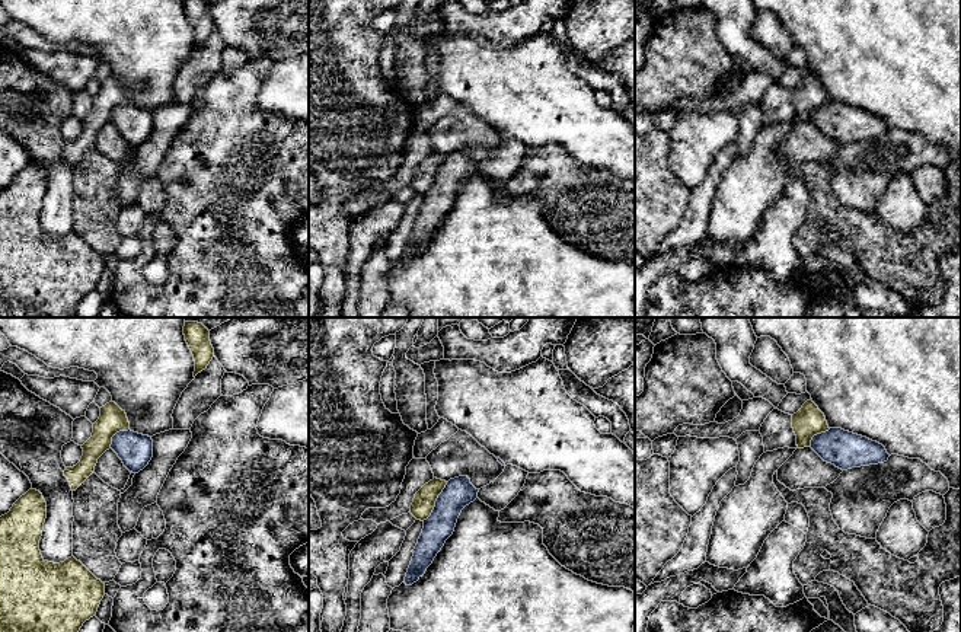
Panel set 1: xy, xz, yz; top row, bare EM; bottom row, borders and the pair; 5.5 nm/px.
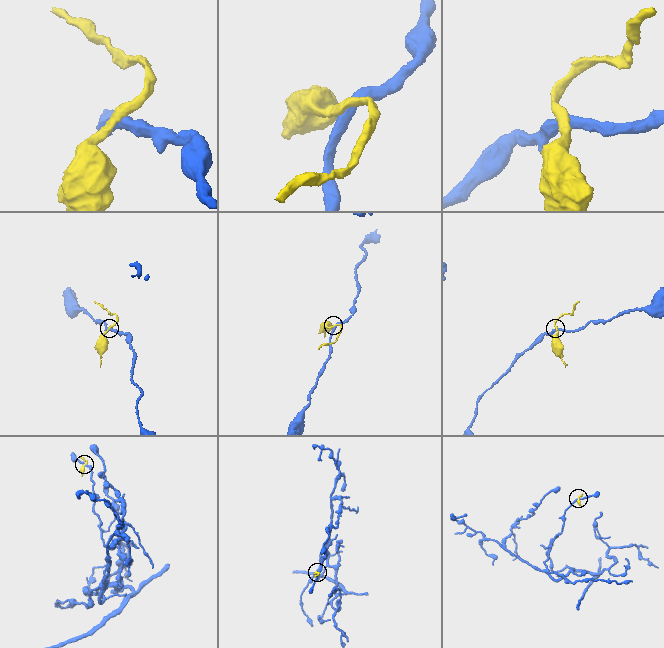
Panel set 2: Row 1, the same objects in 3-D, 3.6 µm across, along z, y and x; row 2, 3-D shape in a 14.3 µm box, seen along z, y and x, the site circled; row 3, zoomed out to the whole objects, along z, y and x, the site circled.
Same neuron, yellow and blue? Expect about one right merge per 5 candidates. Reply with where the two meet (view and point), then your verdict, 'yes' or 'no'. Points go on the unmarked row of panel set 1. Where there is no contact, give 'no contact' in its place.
contact xz (434, 176); no

